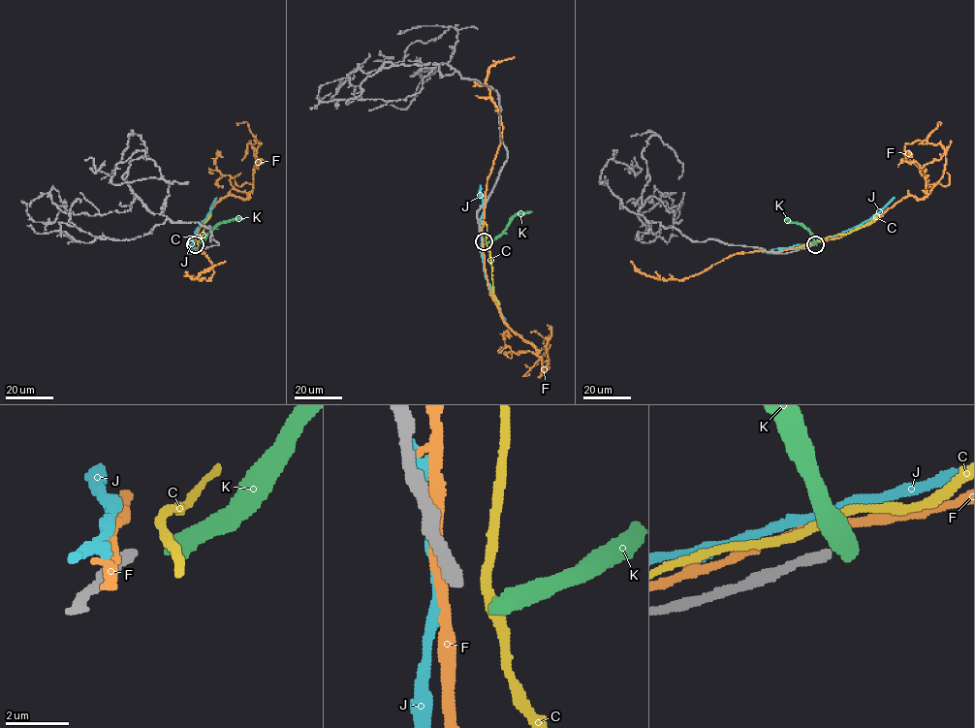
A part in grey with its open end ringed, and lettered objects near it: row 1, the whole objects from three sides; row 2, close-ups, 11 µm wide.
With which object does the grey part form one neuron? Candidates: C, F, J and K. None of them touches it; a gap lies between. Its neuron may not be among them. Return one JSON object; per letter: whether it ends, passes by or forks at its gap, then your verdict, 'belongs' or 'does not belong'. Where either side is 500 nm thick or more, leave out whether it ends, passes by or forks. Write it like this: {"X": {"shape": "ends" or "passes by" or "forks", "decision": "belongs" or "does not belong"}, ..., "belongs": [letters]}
{"C": {"shape": "passes by", "decision": "does not belong"}, "F": {"shape": "passes by", "decision": "does not belong"}, "J": {"shape": "passes by", "decision": "does not belong"}, "K": {"decision": "does not belong"}, "belongs": []}

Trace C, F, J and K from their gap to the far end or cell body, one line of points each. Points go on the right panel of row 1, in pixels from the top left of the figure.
C: (814, 242), (845, 235), (878, 215)
F: (815, 242), (864, 227), (908, 195), (926, 197), (942, 175), (948, 146), (921, 168), (915, 161), (897, 166)
J: (814, 242), (856, 227), (876, 215), (894, 197)
K: (816, 243), (805, 227), (785, 218)

